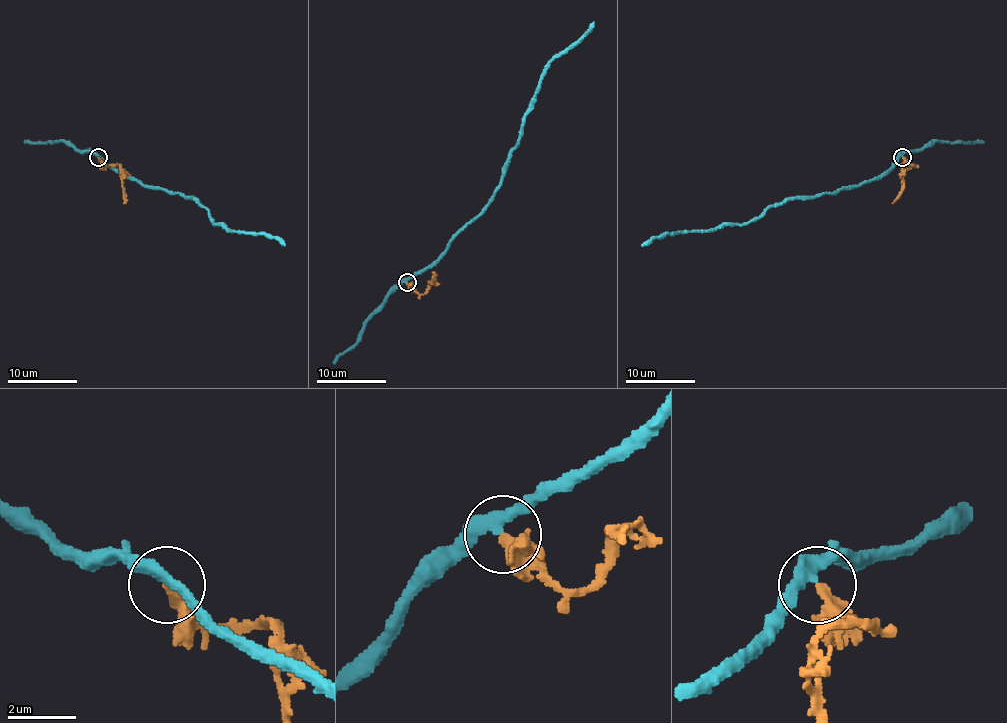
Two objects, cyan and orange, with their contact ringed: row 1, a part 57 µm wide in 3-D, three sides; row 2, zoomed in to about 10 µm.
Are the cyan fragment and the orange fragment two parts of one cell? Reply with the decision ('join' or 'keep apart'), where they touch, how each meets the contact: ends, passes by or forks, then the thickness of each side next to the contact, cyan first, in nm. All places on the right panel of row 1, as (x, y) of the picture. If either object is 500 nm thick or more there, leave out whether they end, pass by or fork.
keep apart; place (902, 157); cyan passes by; orange ends; calibres 320 and 280 nm

